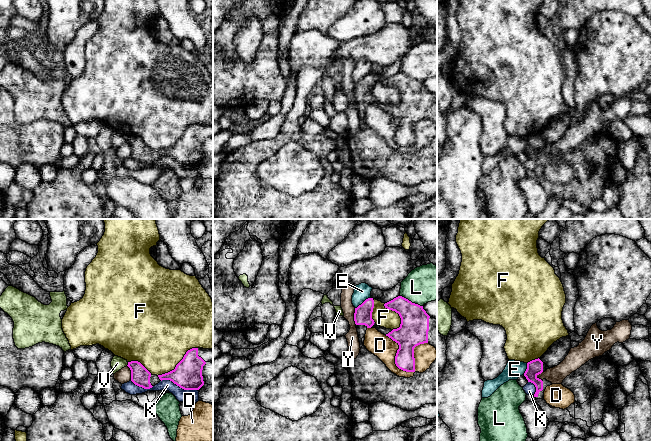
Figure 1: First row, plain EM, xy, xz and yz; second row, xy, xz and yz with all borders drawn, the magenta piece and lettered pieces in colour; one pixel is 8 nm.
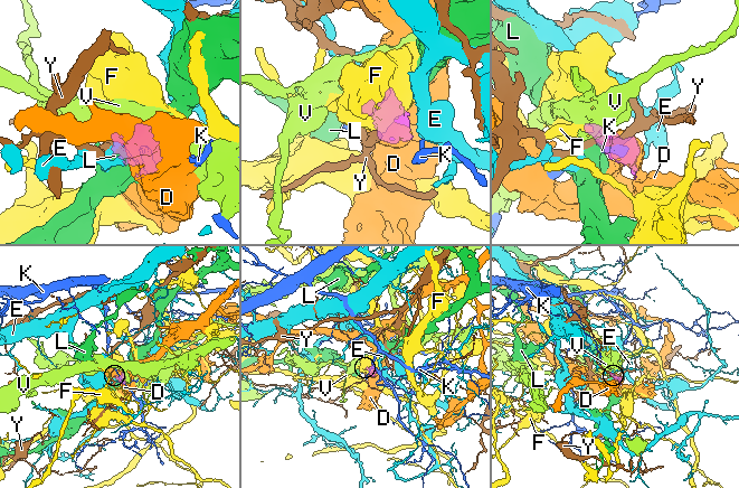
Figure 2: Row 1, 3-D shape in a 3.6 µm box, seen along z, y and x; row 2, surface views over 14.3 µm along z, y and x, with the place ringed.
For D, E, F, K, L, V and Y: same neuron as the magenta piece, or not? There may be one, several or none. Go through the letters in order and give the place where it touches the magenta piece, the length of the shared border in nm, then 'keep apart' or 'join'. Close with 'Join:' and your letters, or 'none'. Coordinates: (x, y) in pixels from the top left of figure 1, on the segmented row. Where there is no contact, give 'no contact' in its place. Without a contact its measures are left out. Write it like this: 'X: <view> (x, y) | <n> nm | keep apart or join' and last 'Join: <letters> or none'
D: xz (395, 358) | 380 nm | keep apart
E: xz (363, 302) | 160 nm | keep apart
F: xy (178, 363) | 400 nm | keep apart
K: xy (179, 386) | 300 nm | keep apart
L: xz (410, 301) | 200 nm | keep apart
V: xy (128, 364) | 40 nm | keep apart
Y: xz (354, 316) | 140 nm | keep apart
Join: none

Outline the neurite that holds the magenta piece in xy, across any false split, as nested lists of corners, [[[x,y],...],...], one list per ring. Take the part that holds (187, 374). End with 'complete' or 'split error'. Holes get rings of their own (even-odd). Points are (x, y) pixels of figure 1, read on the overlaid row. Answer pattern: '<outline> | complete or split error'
[[[192,348],[174,370],[158,377],[161,381],[170,380],[184,390],[199,390],[204,385],[203,366],[210,361],[213,361],[213,349]]] | split error

